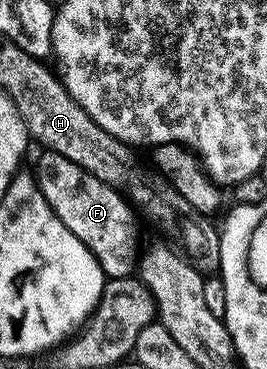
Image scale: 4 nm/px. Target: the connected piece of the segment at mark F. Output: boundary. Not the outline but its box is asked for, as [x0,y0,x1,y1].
[36,150,140,280]

